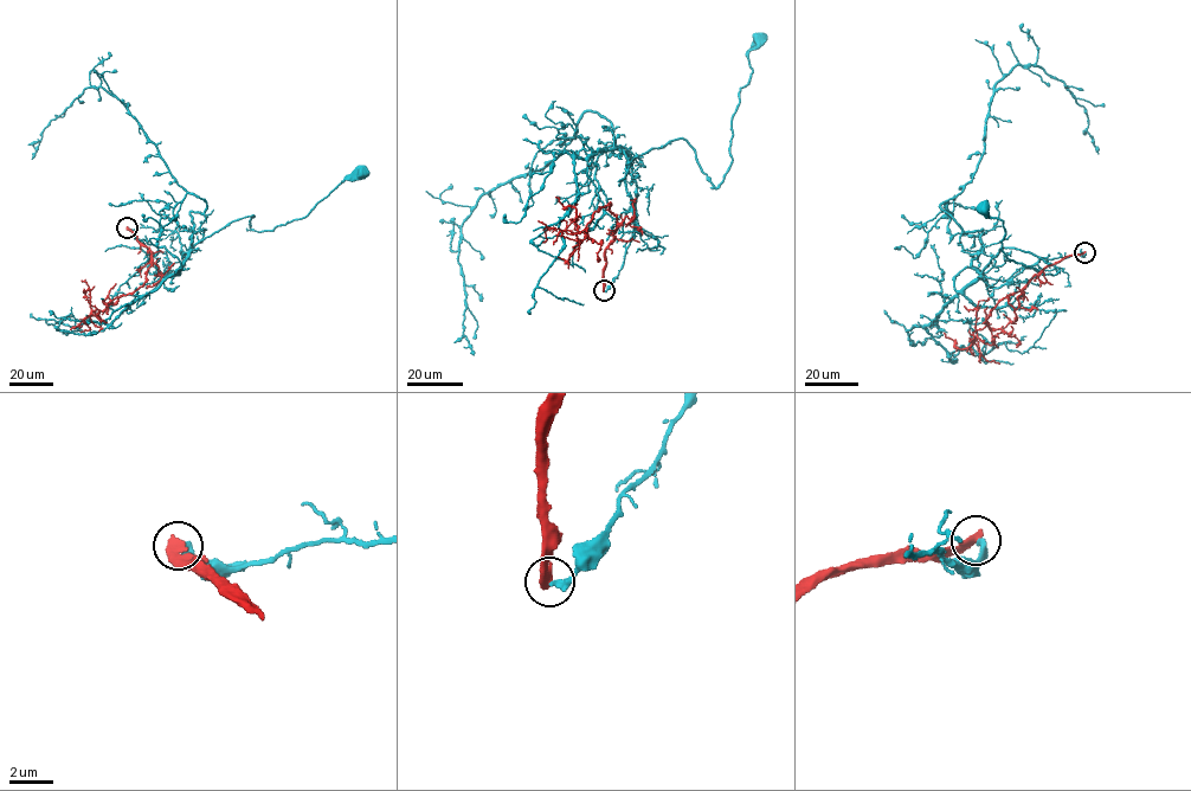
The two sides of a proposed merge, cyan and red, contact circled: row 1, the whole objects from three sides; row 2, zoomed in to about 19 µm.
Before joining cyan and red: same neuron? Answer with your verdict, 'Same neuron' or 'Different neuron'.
Different neuron

